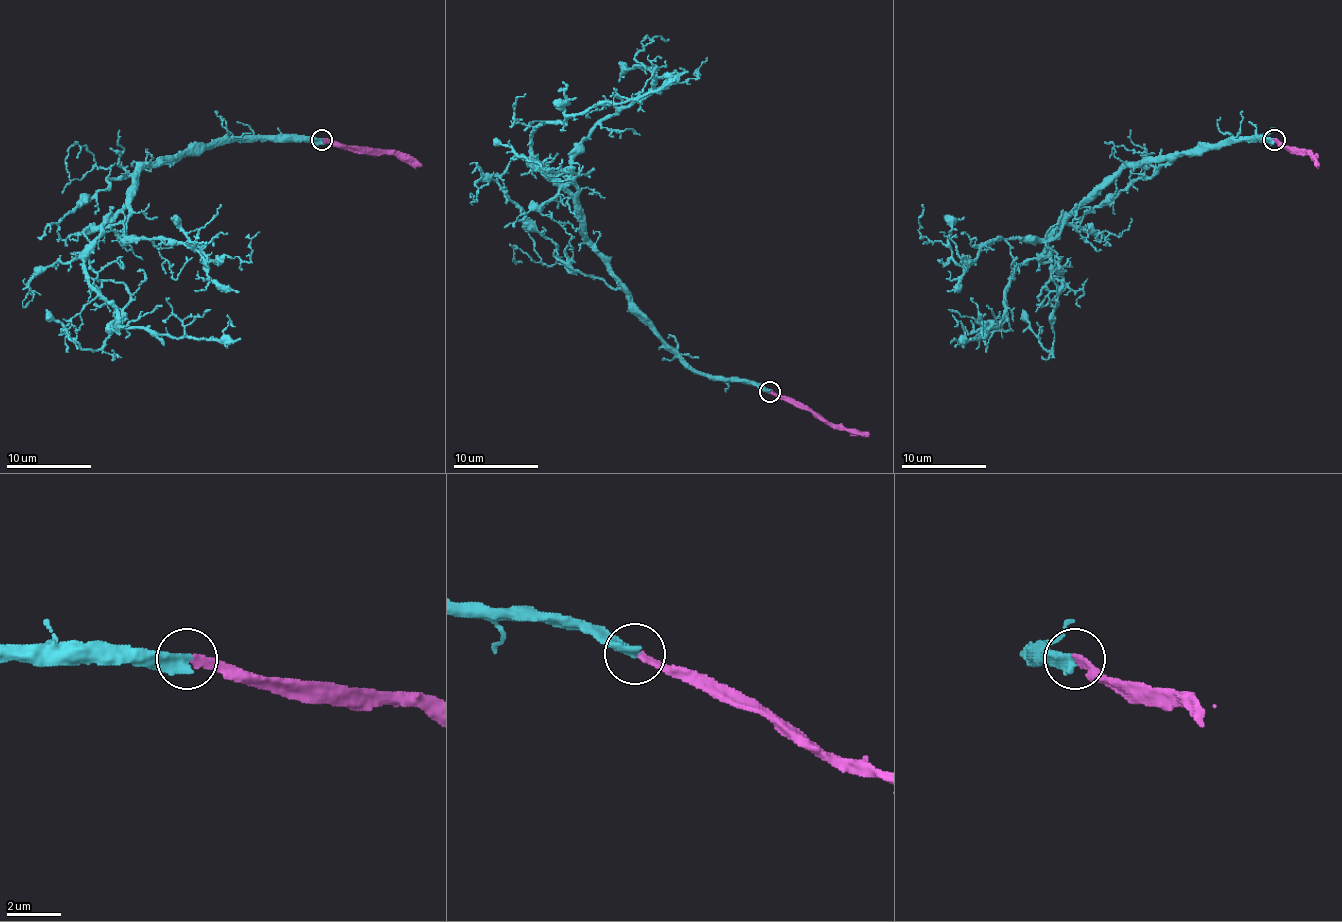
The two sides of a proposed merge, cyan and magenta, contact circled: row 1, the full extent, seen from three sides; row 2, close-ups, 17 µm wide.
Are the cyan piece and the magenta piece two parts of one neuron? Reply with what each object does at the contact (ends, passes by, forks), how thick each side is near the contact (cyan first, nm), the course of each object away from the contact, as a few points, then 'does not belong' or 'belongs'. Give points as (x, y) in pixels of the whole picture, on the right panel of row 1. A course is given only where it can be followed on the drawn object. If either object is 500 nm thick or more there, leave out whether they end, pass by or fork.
cyan ends | magenta ends | 440/260 nm | cyan via (1274, 139), (1197, 145), (1110, 175), (1017, 271), (997, 326), (974, 339), (953, 315) | magenta via (1274, 139), (1280, 145), (1303, 149), (1316, 166) | belongs

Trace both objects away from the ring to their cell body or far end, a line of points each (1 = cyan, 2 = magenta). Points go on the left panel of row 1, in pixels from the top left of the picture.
1: (321, 139), (194, 145), (156, 160), (83, 258), (124, 326), (211, 339), (224, 334), (226, 315)
2: (323, 139), (381, 149), (400, 158), (410, 158), (421, 166)

